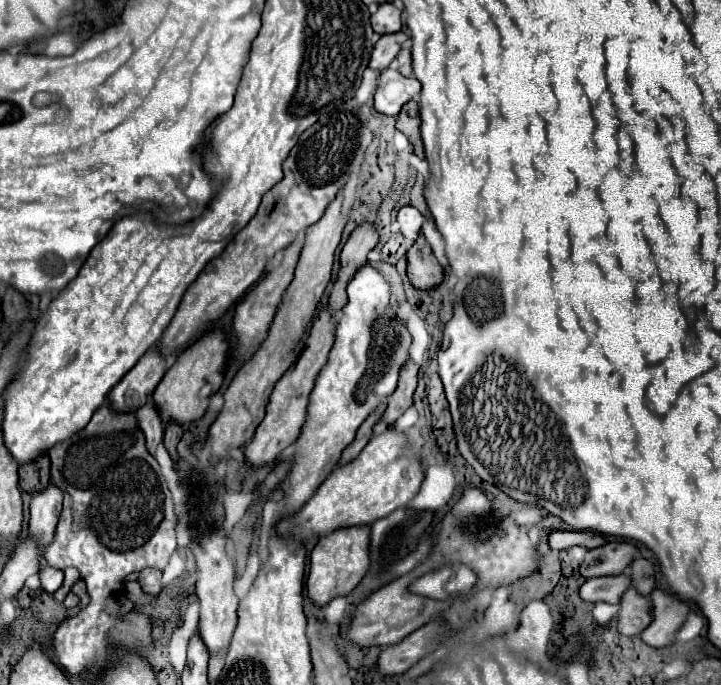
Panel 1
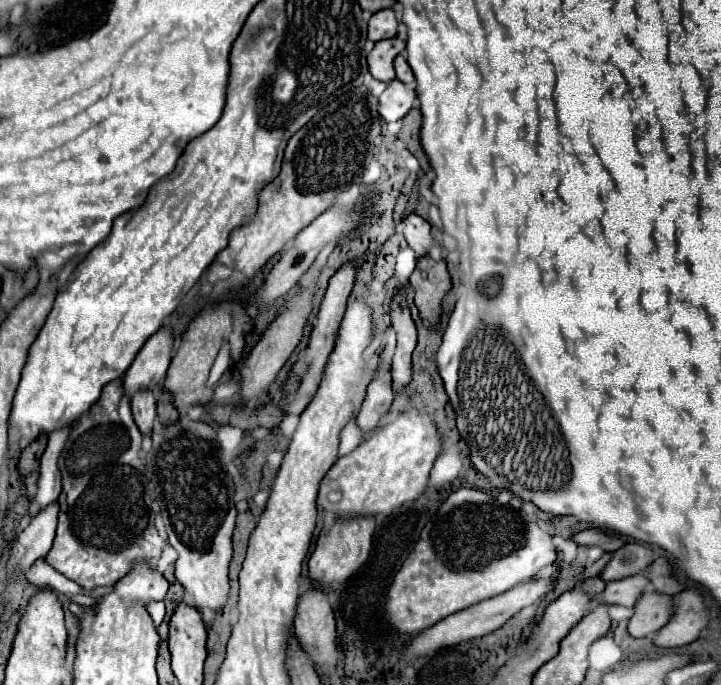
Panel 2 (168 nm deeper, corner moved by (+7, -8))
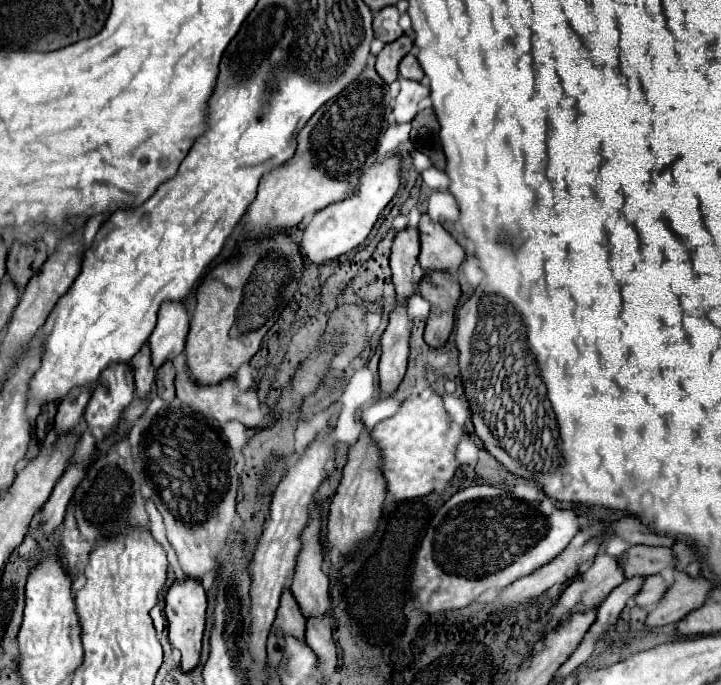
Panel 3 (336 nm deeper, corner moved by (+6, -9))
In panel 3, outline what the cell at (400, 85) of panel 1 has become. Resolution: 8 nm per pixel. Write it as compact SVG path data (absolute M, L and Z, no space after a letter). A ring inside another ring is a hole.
M401 78L401 92L395 100L393 114L397 116L399 122L411 122L419 112L423 100L427 102L427 98L429 98L429 88L425 84Z

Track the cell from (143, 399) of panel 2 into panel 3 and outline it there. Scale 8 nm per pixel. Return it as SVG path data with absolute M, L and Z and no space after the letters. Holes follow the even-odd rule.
M145 344L135 358L131 360L133 366L133 374L135 374L135 386L137 386L137 396L145 398L155 382L155 368L151 364L151 350L149 344Z

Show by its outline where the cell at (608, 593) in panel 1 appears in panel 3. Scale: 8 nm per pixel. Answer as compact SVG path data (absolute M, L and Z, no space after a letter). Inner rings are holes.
M655 574L655 576L647 576L641 592L635 596L635 602L637 606L643 606L643 608L649 608L649 606L655 606L667 592L669 584L663 580L661 574Z

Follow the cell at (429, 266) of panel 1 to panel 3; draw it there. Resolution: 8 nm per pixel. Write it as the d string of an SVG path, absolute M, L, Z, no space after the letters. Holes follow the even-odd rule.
M429 272L421 280L421 294L431 304L425 328L425 342L431 348L443 348L453 332L455 308L461 298L461 286L447 272Z

